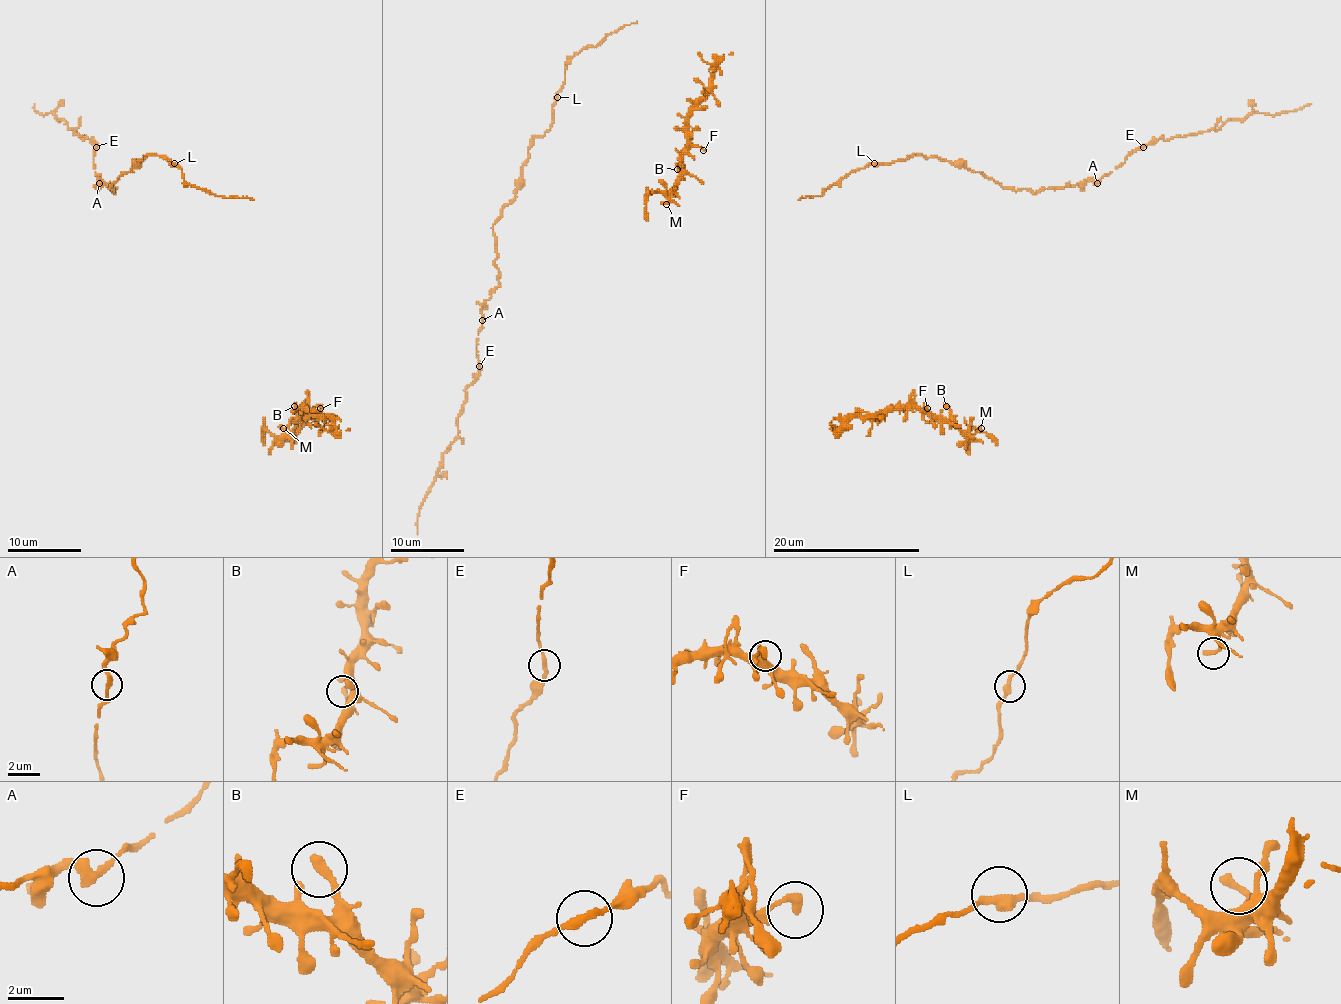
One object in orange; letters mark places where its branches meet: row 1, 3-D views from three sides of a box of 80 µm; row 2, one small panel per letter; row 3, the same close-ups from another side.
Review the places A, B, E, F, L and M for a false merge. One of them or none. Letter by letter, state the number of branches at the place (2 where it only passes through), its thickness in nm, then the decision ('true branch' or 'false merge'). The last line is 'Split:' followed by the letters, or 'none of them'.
A: branches 2; calibre 280 nm; true branch
B: branches 1; calibre 360 nm; true branch
E: branches 2; calibre 260 nm; true branch
F: branches 1; calibre 320 nm; true branch
L: branches 2; calibre 320 nm; true branch
M: branches 1; calibre 340 nm; true branch
Split: none of them

